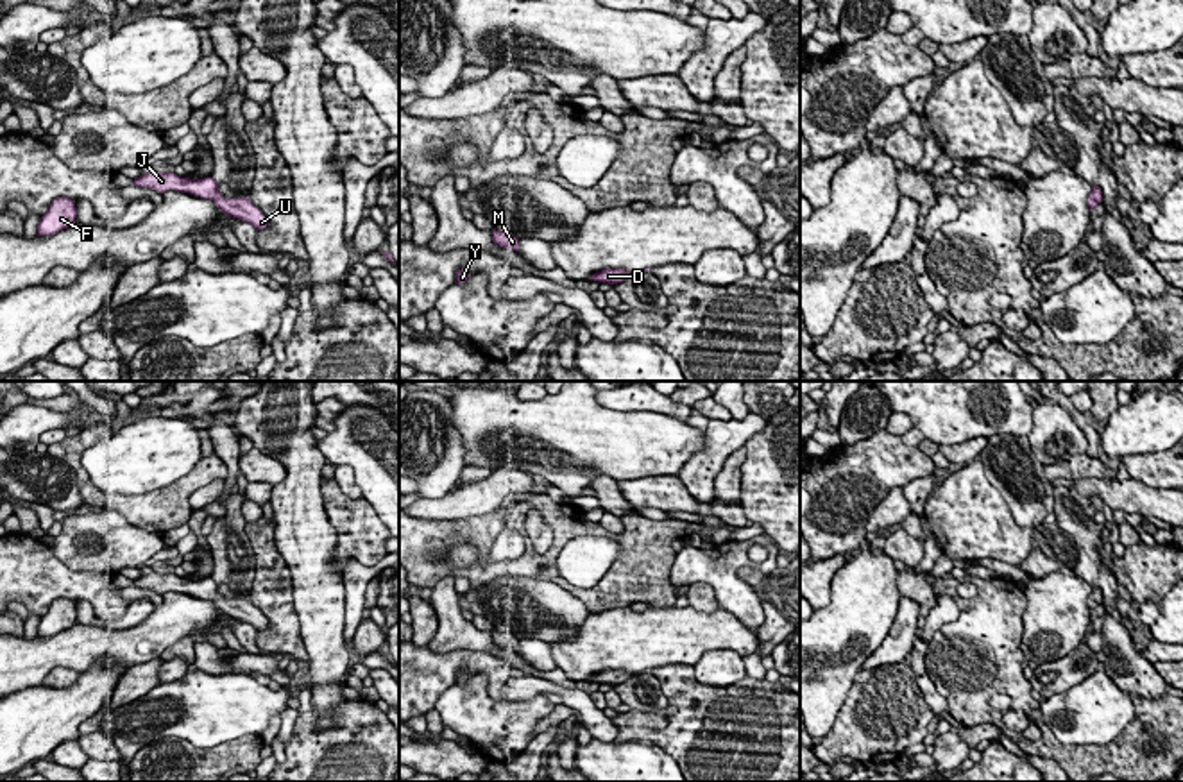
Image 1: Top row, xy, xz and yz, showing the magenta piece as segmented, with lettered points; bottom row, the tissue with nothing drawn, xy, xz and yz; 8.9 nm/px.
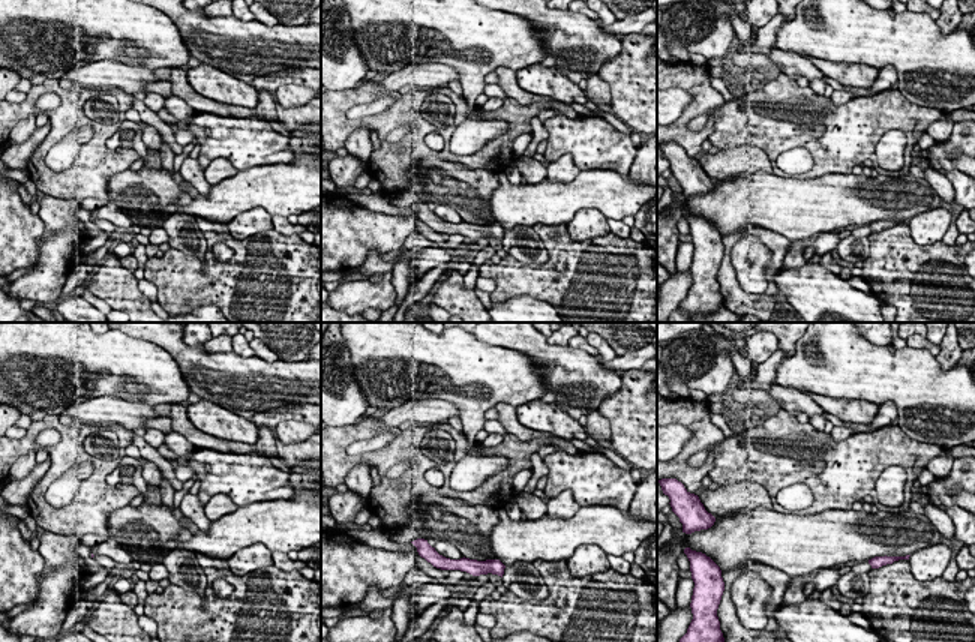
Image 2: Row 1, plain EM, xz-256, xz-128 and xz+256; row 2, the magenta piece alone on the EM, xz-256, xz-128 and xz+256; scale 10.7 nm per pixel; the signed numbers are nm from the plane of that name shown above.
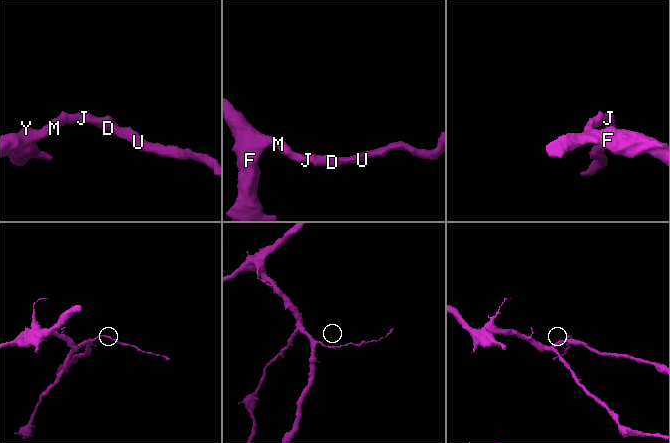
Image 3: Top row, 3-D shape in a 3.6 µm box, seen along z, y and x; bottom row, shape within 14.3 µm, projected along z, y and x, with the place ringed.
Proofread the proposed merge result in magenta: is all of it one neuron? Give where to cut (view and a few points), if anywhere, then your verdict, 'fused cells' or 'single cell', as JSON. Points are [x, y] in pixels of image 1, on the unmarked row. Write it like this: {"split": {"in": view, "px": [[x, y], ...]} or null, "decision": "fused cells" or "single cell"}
{"split": null, "decision": "single cell"}

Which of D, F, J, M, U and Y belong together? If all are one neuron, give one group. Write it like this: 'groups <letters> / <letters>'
groups D F J M U Y

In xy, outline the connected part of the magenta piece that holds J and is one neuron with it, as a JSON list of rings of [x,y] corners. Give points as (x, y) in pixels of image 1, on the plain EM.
[[[152,571],[150,574],[141,574],[132,582],[132,587],[150,589],[157,594],[165,594],[168,591],[190,594],[200,599],[209,599],[215,607],[227,617],[238,619],[242,623],[249,623],[261,632],[268,626],[268,619],[251,603],[249,598],[227,599],[218,592],[218,583],[213,578],[204,580],[190,580],[181,578],[174,573],[161,574]]]

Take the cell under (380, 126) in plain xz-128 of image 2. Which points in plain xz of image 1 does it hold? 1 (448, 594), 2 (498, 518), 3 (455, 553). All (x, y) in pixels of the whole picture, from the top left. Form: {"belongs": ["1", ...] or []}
{"belongs": ["2"]}

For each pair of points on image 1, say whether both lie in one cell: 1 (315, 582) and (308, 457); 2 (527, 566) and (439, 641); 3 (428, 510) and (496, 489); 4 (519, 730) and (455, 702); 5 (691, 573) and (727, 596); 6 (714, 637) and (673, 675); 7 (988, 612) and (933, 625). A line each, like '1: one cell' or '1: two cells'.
1: one cell
2: two cells
3: one cell
4: one cell
5: one cell
6: two cells
7: two cells

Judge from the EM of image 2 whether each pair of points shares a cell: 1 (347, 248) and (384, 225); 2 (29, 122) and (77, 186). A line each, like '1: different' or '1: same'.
1: same
2: different

